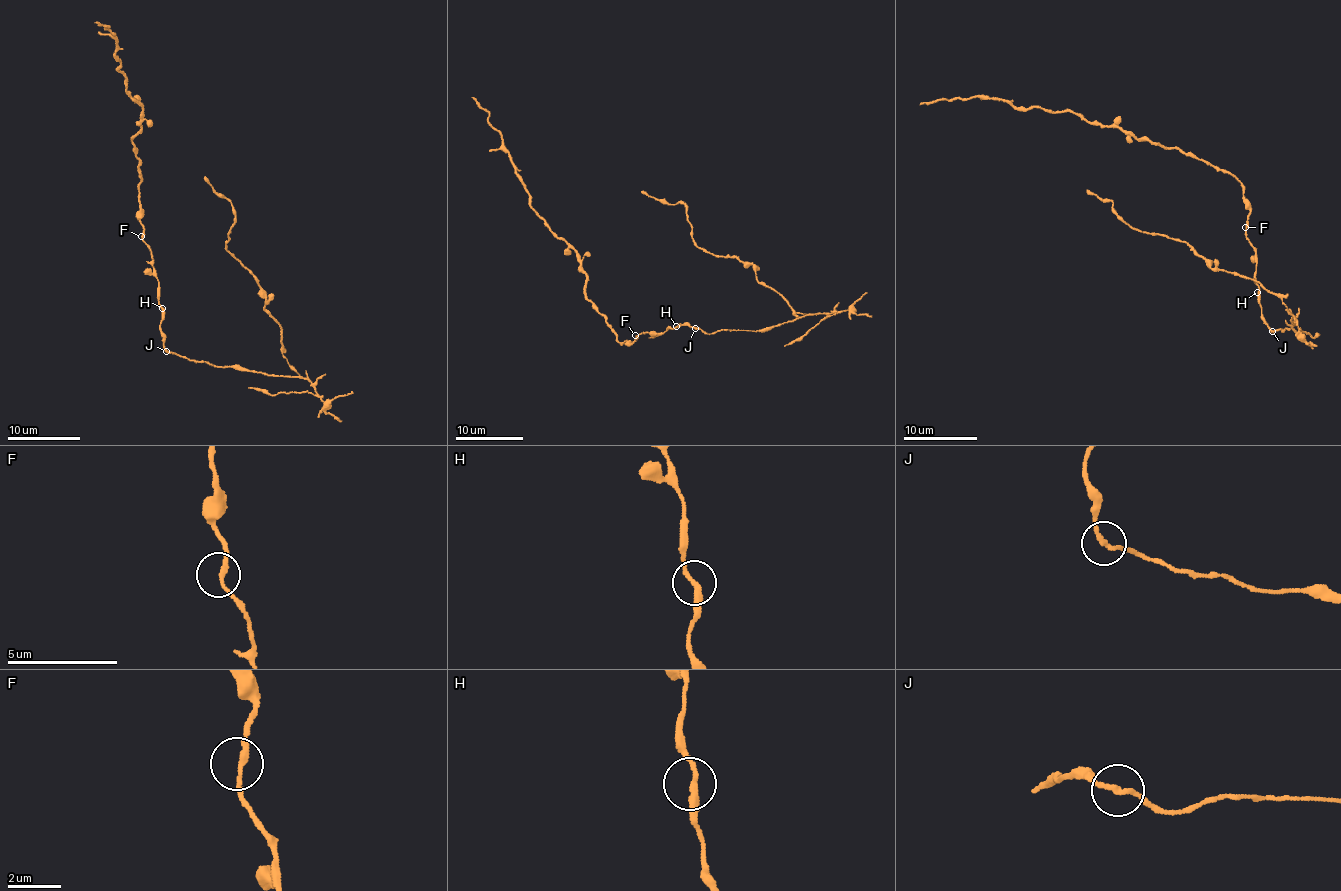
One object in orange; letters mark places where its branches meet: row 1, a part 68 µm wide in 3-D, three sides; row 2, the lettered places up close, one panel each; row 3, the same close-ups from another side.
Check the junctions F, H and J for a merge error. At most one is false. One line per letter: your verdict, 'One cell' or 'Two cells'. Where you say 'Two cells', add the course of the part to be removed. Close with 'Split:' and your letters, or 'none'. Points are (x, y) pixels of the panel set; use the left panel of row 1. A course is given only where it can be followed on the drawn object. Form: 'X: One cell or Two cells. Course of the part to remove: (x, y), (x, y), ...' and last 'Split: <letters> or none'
F: One cell
H: One cell
J: Two cells. Course of the part to remove: (166, 352), (274, 376), (297, 374), (254, 276), (226, 247), (233, 209), (204, 176)
Split: J

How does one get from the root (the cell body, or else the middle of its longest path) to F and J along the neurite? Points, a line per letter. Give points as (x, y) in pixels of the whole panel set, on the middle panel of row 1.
F: (676, 327), (668, 328), (655, 336), (645, 332), (635, 335)
J: (676, 327), (684, 323), (696, 328)

